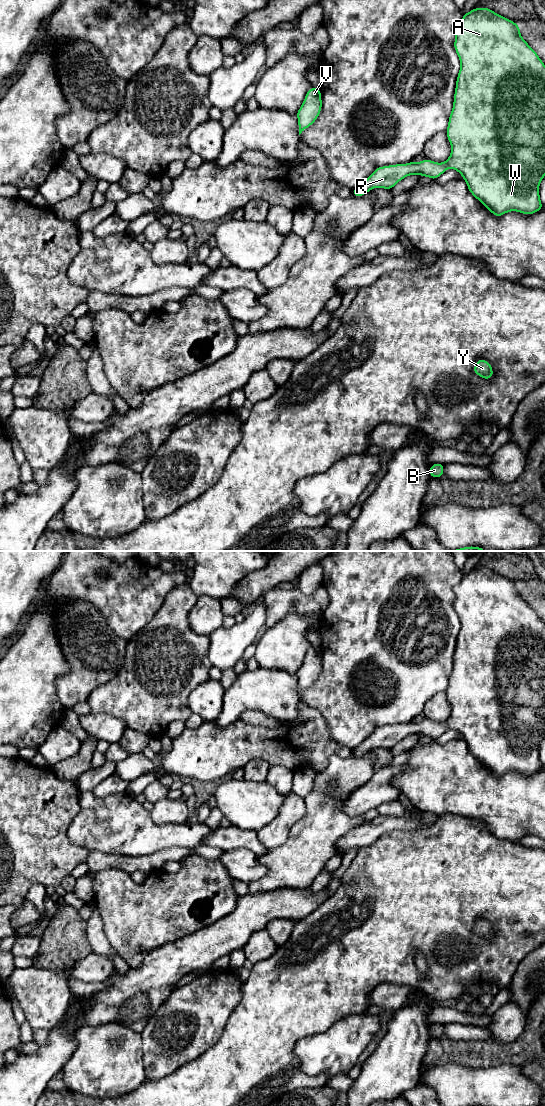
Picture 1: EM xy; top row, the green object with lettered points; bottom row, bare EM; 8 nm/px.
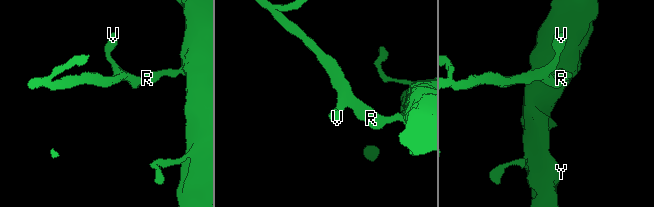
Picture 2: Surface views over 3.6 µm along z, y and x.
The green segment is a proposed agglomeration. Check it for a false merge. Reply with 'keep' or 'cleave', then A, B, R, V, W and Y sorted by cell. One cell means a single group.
keep | A B R V W Y

